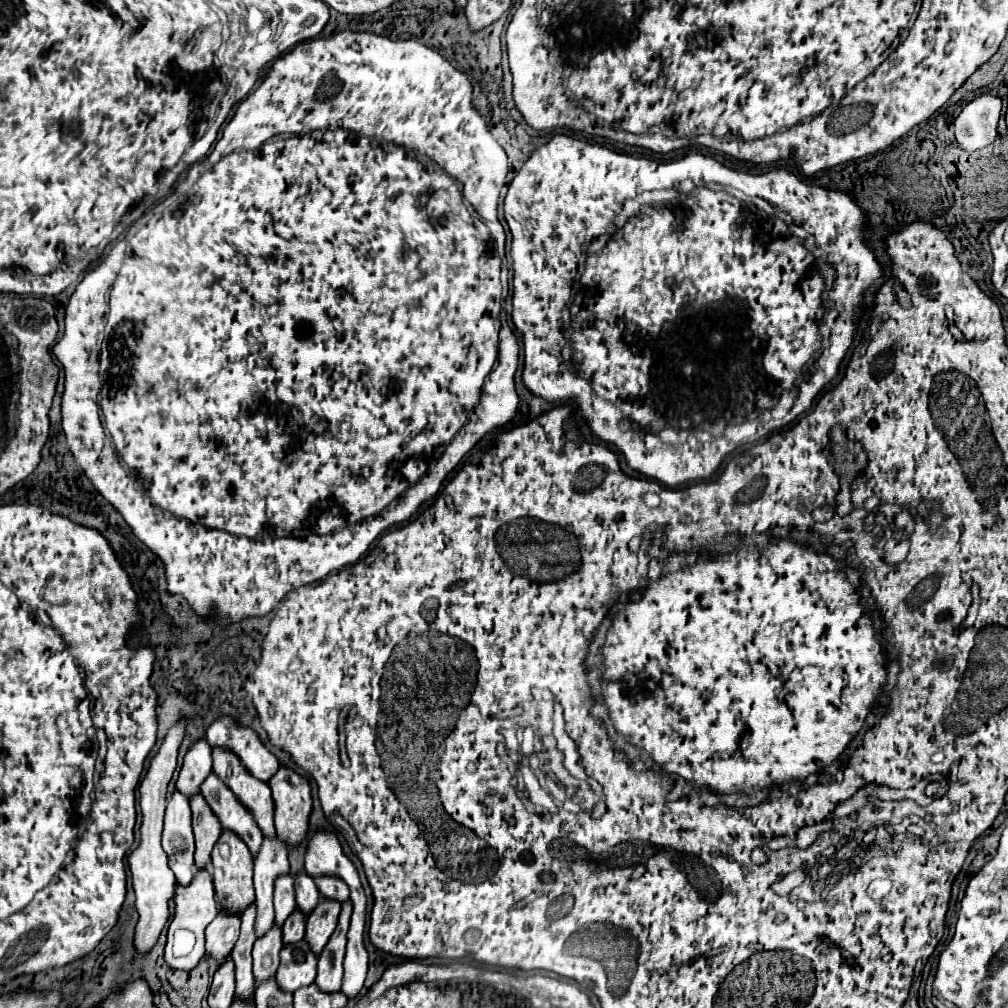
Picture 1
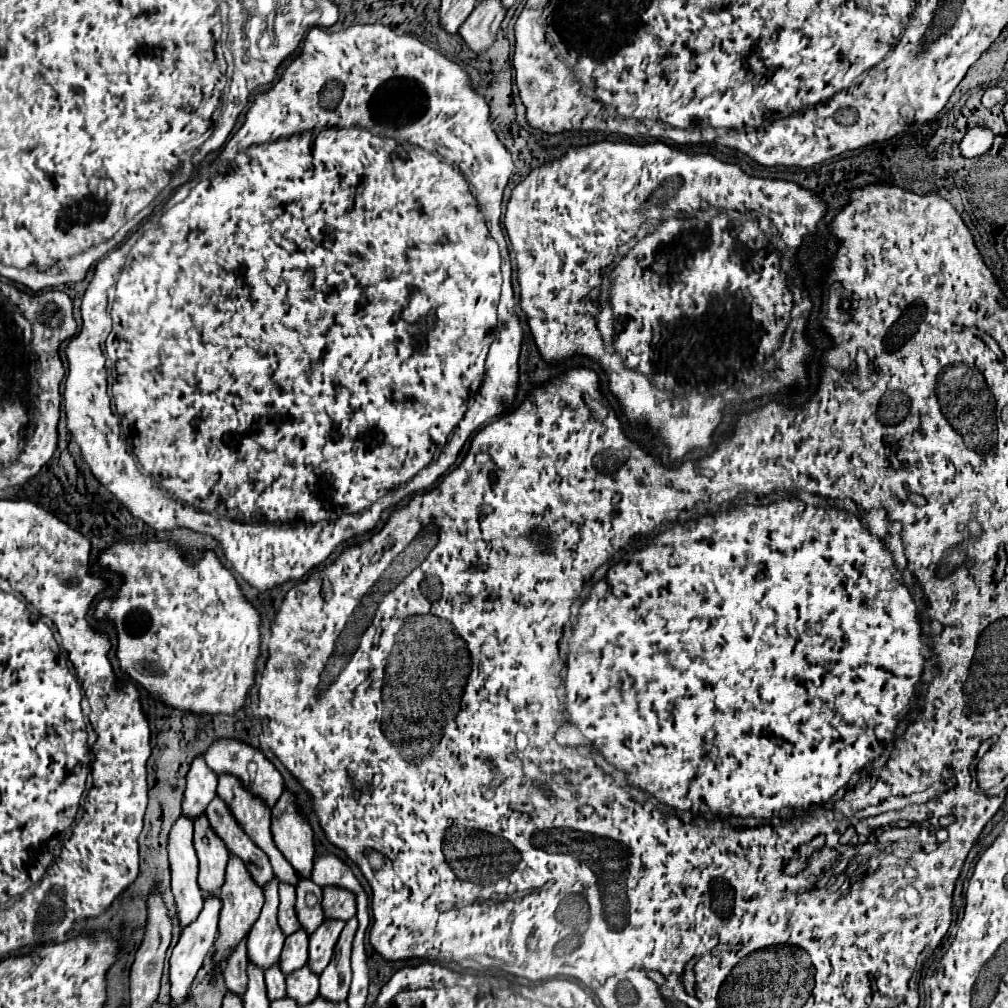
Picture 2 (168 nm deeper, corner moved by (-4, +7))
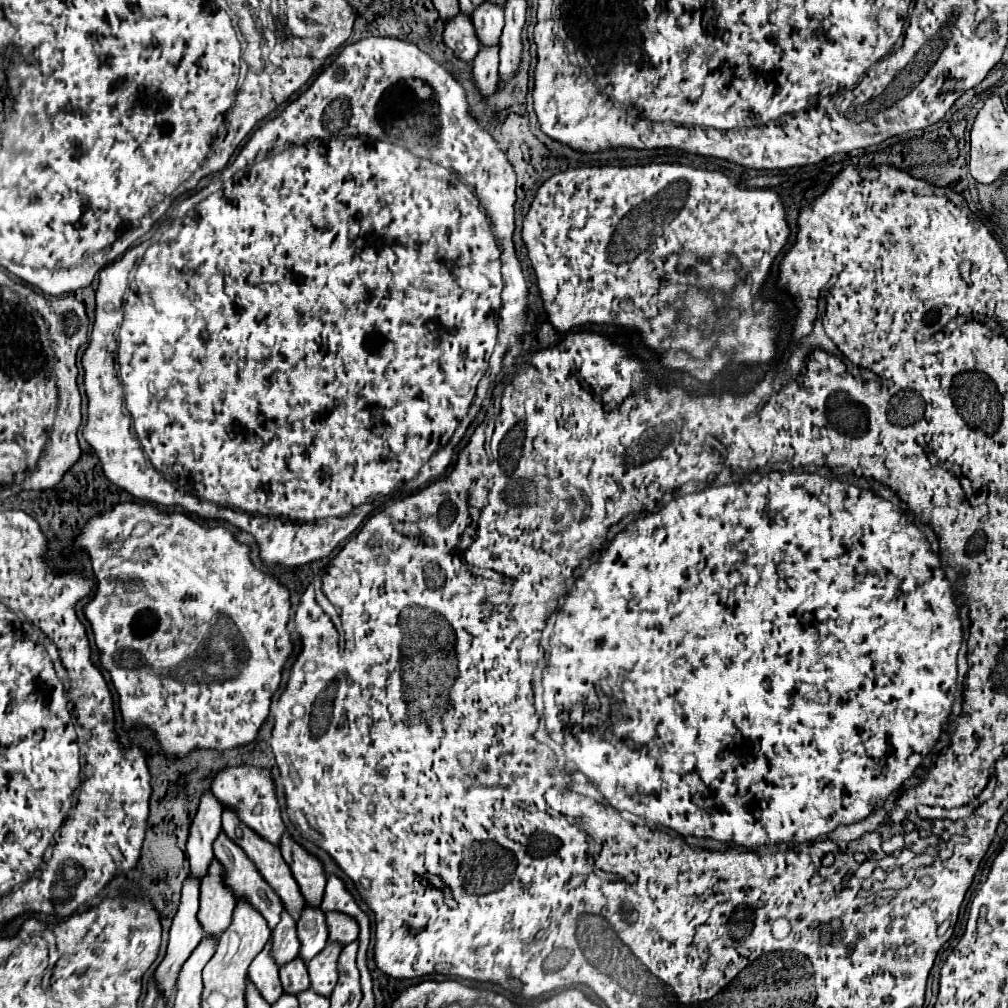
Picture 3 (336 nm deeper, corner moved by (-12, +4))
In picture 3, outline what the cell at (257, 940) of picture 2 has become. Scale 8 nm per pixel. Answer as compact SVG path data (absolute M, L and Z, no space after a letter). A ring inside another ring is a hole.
M270 941L250 965L250 981L256 985L266 1003L274 1005L280 999L282 985L278 979L278 965L274 963L274 959L270 959Z

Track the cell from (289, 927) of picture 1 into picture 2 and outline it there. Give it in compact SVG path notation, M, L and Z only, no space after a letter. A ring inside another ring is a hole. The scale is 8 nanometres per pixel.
M298 928L294 934L286 936L280 954L280 968L284 974L290 974L296 968L302 968L306 960L308 960L308 934L302 928Z

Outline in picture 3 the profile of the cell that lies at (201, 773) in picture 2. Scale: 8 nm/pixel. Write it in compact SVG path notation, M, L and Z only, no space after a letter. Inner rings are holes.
M206 791L200 799L198 813L190 825L190 837L188 837L188 857L190 857L190 877L202 881L208 873L208 867L214 859L214 849L212 843L220 835L222 825L220 825L220 815L222 809L218 803L214 803L214 795Z

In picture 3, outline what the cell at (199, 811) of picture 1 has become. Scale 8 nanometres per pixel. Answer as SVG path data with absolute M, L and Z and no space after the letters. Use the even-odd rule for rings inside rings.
M218 861L210 865L210 875L206 875L204 883L200 885L200 911L198 923L202 925L208 937L220 937L232 923L234 899L230 899L230 891L218 883Z

